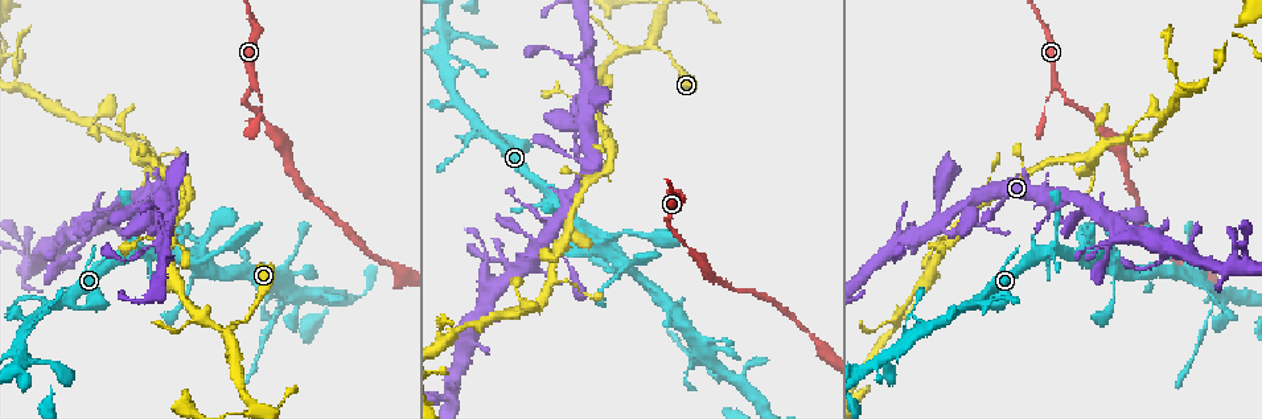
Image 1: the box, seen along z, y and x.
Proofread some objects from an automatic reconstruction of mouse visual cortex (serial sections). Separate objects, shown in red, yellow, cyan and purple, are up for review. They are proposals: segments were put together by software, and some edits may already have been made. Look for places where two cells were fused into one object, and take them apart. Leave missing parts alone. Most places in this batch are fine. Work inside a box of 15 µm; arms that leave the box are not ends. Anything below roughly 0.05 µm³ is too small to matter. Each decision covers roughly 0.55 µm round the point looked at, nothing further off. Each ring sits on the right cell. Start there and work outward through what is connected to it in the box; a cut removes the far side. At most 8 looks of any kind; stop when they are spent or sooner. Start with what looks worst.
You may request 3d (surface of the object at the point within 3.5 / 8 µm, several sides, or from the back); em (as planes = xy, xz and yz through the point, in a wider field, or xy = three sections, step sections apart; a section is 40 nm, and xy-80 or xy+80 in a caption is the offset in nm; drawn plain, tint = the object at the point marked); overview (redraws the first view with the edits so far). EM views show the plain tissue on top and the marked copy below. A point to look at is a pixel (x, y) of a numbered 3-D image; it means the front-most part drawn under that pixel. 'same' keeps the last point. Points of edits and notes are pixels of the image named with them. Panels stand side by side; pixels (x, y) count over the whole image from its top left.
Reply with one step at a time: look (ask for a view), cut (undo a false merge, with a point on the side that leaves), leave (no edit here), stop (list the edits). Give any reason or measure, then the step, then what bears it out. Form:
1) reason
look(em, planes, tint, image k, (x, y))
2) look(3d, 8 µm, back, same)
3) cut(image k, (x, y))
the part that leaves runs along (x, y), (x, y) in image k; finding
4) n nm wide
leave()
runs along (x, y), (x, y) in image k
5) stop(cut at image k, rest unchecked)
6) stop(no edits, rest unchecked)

thin neck
look(3d, 8 µm, image 1, (442, 401))

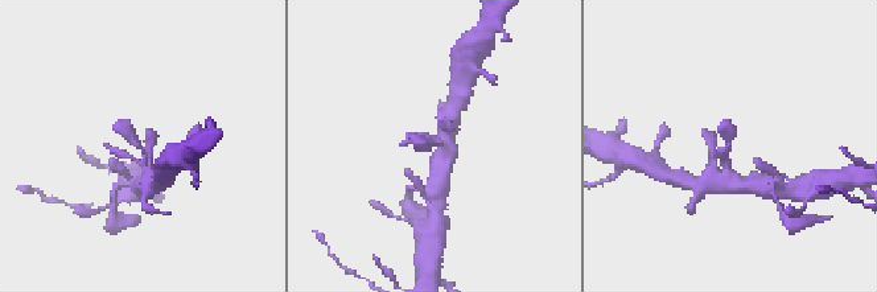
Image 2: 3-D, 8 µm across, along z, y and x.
3 arms; arms of 250, 300, 350 nm
look(em, xy, step 5, tint, image 2, (731, 149))

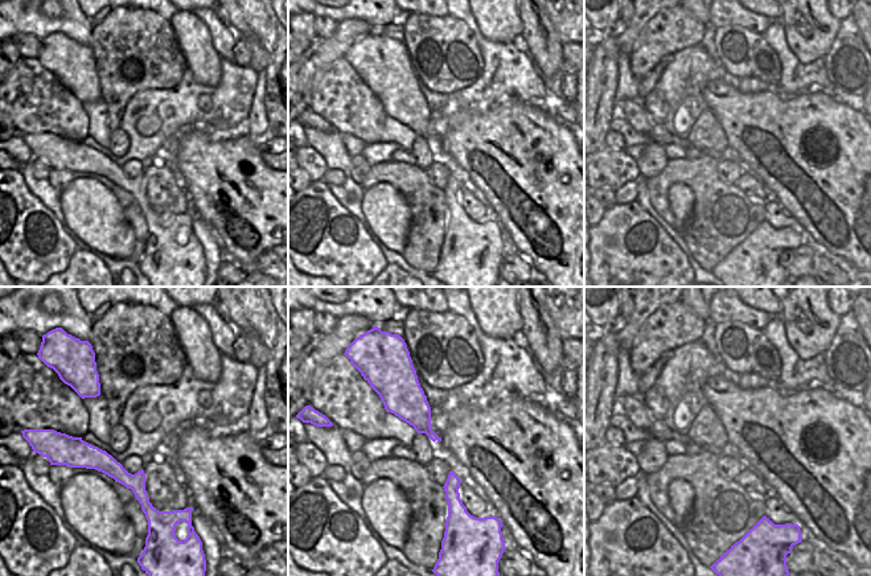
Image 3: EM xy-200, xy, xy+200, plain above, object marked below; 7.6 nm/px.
leave()
runs along (148, 184), (143, 149), (116, 127) in image 2; one cell here

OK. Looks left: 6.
sharp bend
look(3d, 8 µm, image 1, (893, 329))

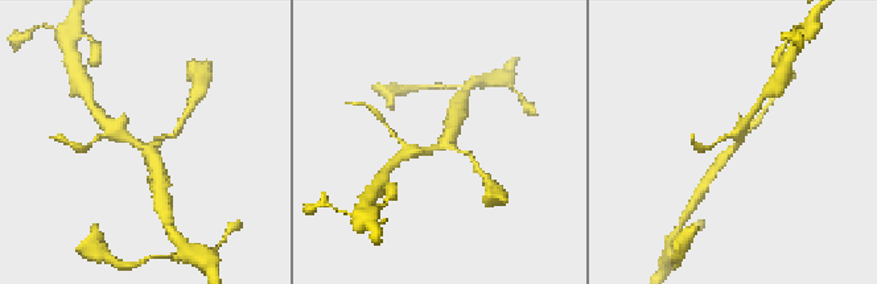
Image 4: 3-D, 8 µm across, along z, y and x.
closer look
look(3d, 3.5 µm, back, image 4, (150, 146))

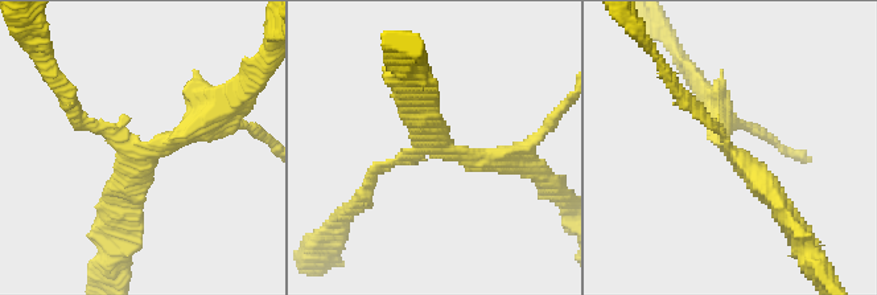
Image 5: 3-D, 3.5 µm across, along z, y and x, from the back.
3 arms; arms of 100, 250, 300 nm
look(em, xy, step 1, tint, image 5, (427, 147))

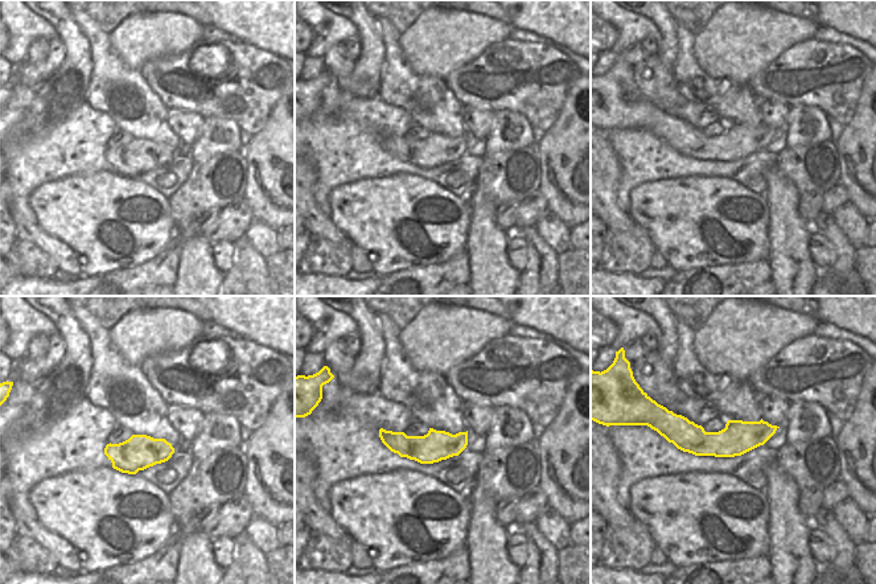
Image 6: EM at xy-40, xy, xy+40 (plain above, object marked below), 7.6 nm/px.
leave()
runs along (772, 428), (732, 440), (670, 435) in image 6; all the same cell

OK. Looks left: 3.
calibre changes
look(3d, 8 µm, image 1, (177, 174))

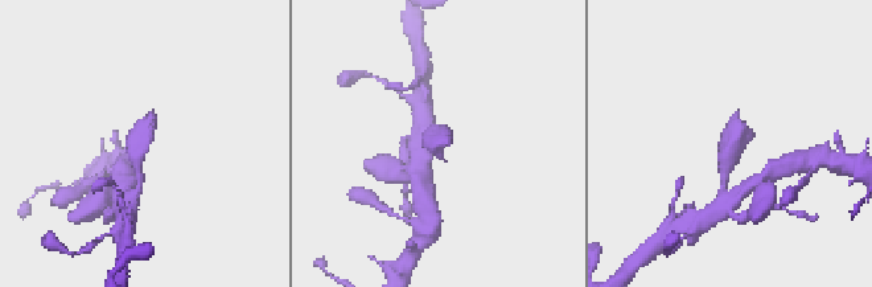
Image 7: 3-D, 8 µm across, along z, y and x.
zoom in
look(3d, 3.5 µm, image 7, (140, 142))

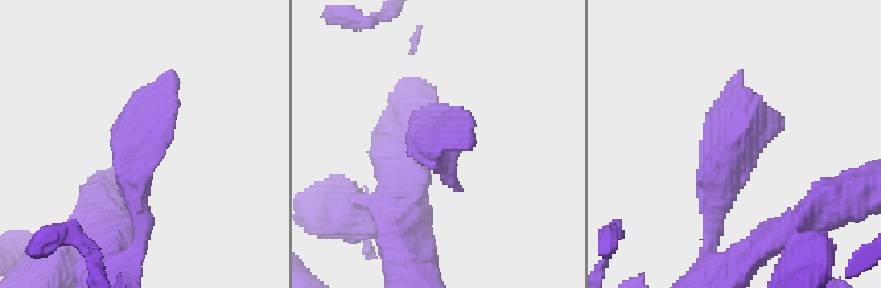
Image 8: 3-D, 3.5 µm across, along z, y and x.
leave()
runs along (143, 225), (131, 152), (172, 72) in image 8; continuous, no second cell

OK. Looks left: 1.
stop(no edits, rest unchecked)

